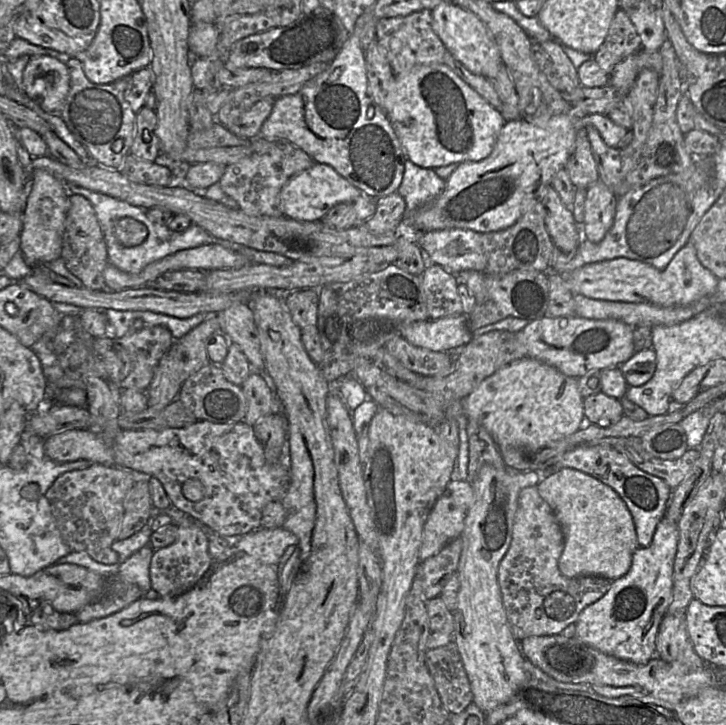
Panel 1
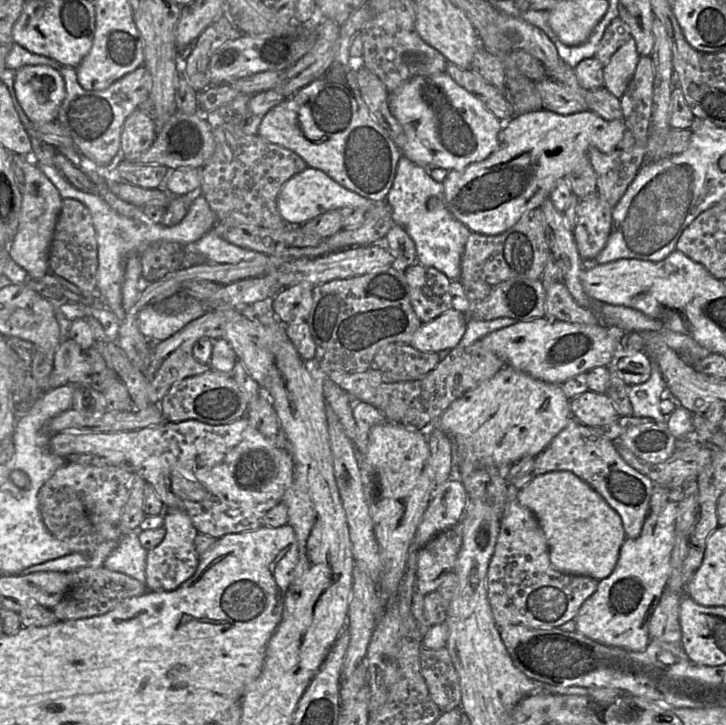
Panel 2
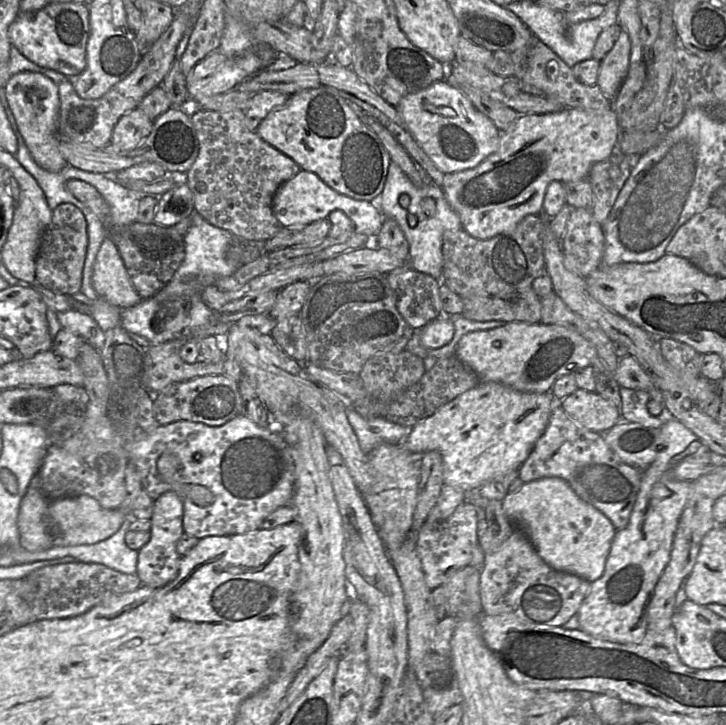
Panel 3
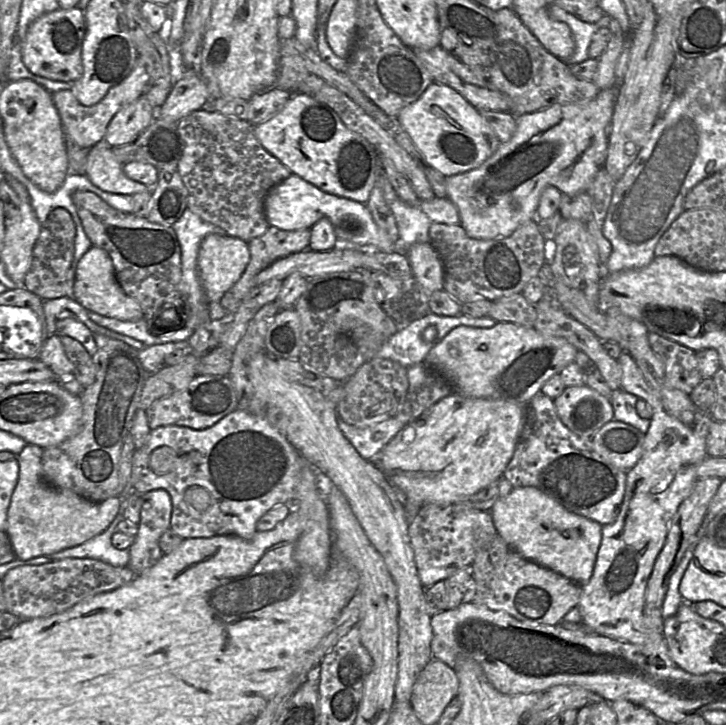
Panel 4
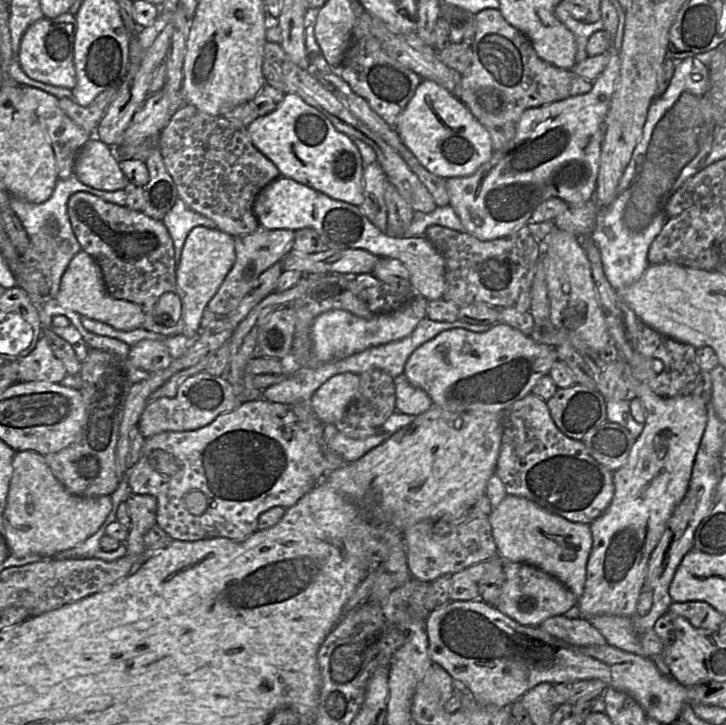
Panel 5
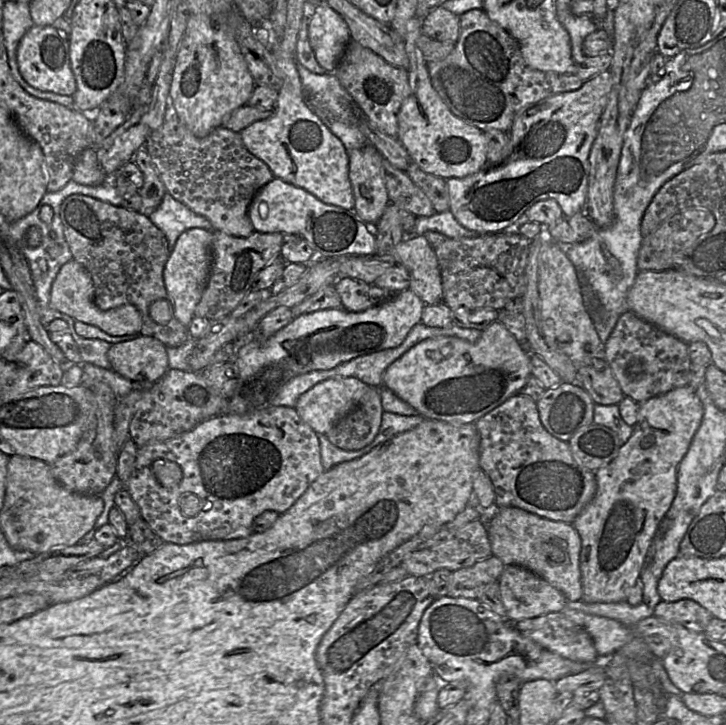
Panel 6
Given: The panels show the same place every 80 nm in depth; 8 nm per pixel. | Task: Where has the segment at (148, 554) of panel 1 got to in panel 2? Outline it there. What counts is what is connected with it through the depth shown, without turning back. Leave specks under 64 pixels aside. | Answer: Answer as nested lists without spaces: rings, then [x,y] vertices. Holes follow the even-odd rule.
[[[137,531],[131,532],[121,537],[119,544],[103,565],[109,570],[121,572],[145,584],[147,553],[148,550],[139,542]]]

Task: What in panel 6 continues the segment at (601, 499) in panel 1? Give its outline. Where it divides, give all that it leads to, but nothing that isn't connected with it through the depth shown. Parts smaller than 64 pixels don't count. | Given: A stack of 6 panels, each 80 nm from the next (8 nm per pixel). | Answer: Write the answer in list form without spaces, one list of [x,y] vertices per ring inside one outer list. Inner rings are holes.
[[[516,507],[499,508],[487,525],[492,555],[506,565],[517,565],[530,570],[558,589],[567,601],[579,601],[583,596],[579,565],[581,538],[571,523],[552,521]]]

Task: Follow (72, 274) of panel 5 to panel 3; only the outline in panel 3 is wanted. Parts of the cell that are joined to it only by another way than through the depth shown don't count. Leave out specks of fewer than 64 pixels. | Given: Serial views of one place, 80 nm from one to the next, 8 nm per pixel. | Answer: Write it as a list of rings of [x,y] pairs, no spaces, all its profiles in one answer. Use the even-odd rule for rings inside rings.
[[[111,237],[106,238],[99,248],[91,285],[97,298],[122,310],[133,307],[141,301]]]

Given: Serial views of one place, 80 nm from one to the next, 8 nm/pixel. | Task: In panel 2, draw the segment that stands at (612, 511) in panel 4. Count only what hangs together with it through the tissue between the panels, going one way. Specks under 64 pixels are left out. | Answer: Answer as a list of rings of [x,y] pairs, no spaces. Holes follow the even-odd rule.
[[[572,418],[550,444],[534,458],[534,476],[554,471],[570,471],[588,483],[619,514],[628,538],[637,538],[649,513],[656,484],[631,467],[618,453],[615,443],[591,432],[590,427]]]

